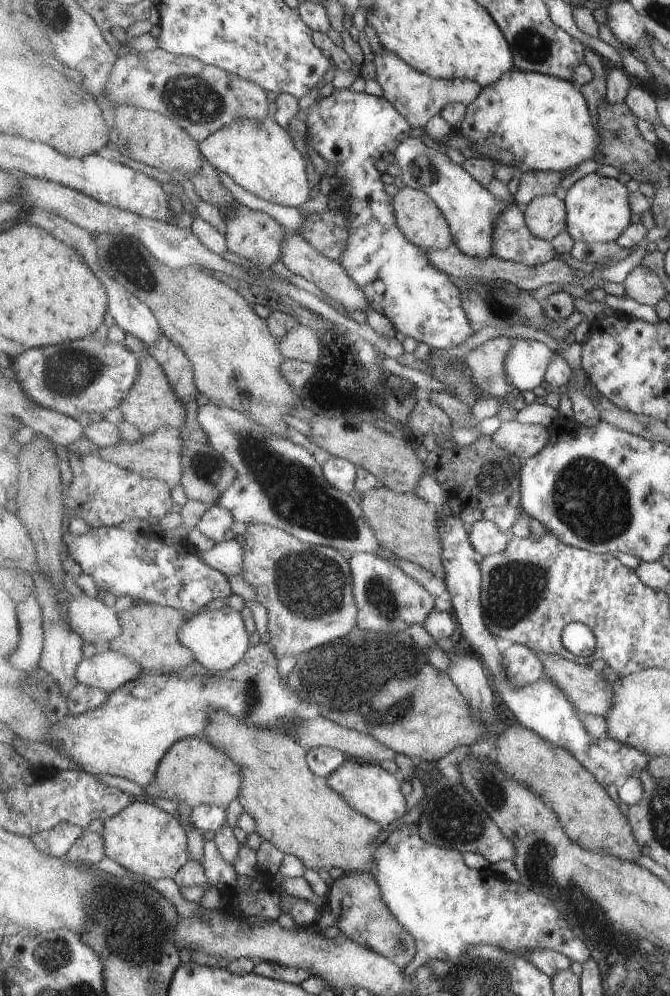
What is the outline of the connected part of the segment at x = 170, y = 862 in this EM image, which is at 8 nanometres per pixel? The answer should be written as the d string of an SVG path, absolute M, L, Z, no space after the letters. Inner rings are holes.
M133 799L128 807L104 822L102 835L107 856L135 876L174 879L191 858L188 832L175 816L161 810L151 799Z

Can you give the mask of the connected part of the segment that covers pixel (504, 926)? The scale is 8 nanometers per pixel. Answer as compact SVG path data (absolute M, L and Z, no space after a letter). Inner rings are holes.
M417 824L407 825L400 829L395 829L389 838L381 843L377 850L374 852L374 859L370 872L373 873L378 880L379 886L381 887L382 895L384 896L385 902L389 905L391 912L398 918L400 923L404 925L406 929L415 937L417 952L412 963L409 963L407 968L403 968L403 980L410 980L410 976L416 972L416 970L425 963L432 961L433 959L439 960L455 960L470 947L475 945L493 945L501 947L502 949L523 955L526 958L526 954L529 951L535 949L549 949L560 952L561 954L567 955L572 961L579 962L581 965L586 963L591 957L591 951L589 946L581 940L580 932L574 931L571 923L557 910L556 904L547 896L531 889L528 889L521 882L517 882L508 879L505 875L495 872L487 866L483 869L472 870L465 864L465 856L462 852L455 849L439 848L438 846L431 846L427 844L420 833L420 828Z

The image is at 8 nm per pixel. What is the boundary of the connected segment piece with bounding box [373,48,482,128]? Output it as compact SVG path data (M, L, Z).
M385 48L373 53L373 64L376 68L376 80L383 90L383 96L405 116L415 128L426 128L428 122L439 115L443 107L449 103L470 105L482 91L476 80L436 79L409 66L400 56Z

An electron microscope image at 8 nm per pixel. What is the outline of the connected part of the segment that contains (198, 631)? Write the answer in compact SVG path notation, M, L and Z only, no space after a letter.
M228 606L216 611L201 610L189 616L178 632L181 642L196 654L196 661L209 671L228 671L236 667L249 650L249 635L242 611Z

